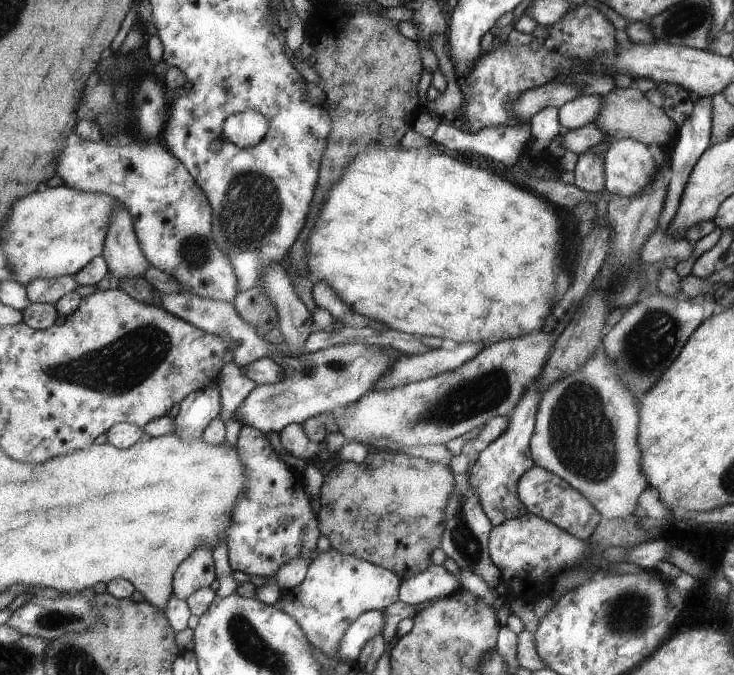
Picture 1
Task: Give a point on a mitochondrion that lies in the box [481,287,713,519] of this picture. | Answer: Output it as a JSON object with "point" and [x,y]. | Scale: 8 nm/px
{"point":[579,432]}

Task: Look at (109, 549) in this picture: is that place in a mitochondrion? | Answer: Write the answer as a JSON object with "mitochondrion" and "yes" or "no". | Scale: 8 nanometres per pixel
{"mitochondrion":"no"}

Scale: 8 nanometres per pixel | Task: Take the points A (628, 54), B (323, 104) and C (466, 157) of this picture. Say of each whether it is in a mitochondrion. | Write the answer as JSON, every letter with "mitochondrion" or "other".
{"A":"other","B":"other","C":"other"}

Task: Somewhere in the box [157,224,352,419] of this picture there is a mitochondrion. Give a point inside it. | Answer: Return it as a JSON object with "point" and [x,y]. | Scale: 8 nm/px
{"point":[195,251]}

